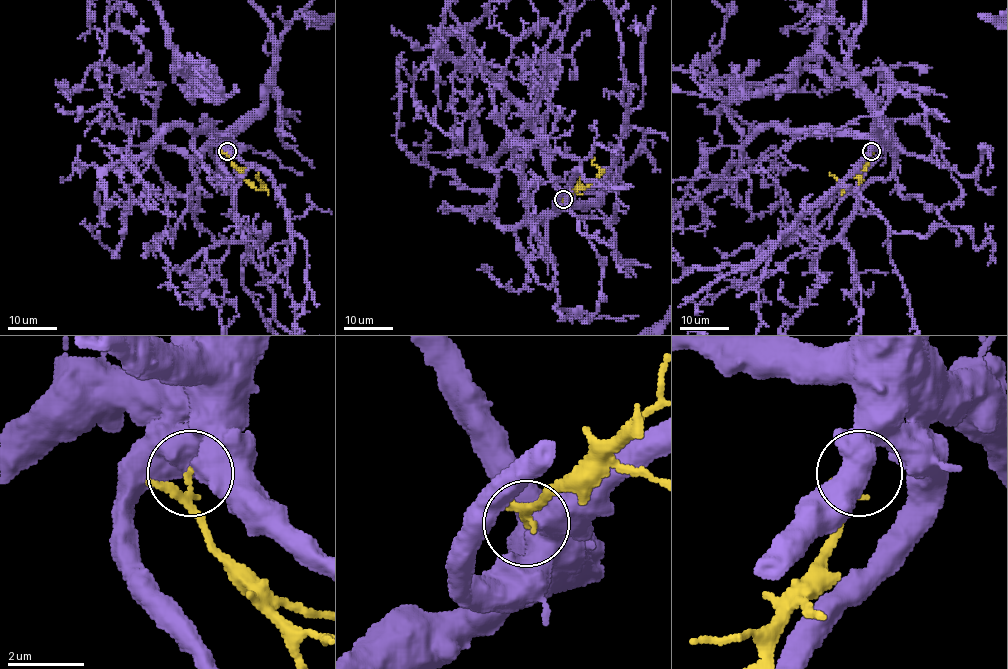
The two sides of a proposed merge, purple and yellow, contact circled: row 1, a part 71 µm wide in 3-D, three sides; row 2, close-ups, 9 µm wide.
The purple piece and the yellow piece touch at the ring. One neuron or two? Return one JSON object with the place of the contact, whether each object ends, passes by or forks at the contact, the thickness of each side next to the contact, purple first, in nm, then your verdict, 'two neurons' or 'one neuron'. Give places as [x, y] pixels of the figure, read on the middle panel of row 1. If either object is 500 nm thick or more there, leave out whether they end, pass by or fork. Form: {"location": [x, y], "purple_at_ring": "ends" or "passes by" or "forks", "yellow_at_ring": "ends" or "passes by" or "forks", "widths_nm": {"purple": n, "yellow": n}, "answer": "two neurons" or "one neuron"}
{"location": [563, 199], "widths_nm": {"purple": 650, "yellow": 130}, "answer": "two neurons"}

